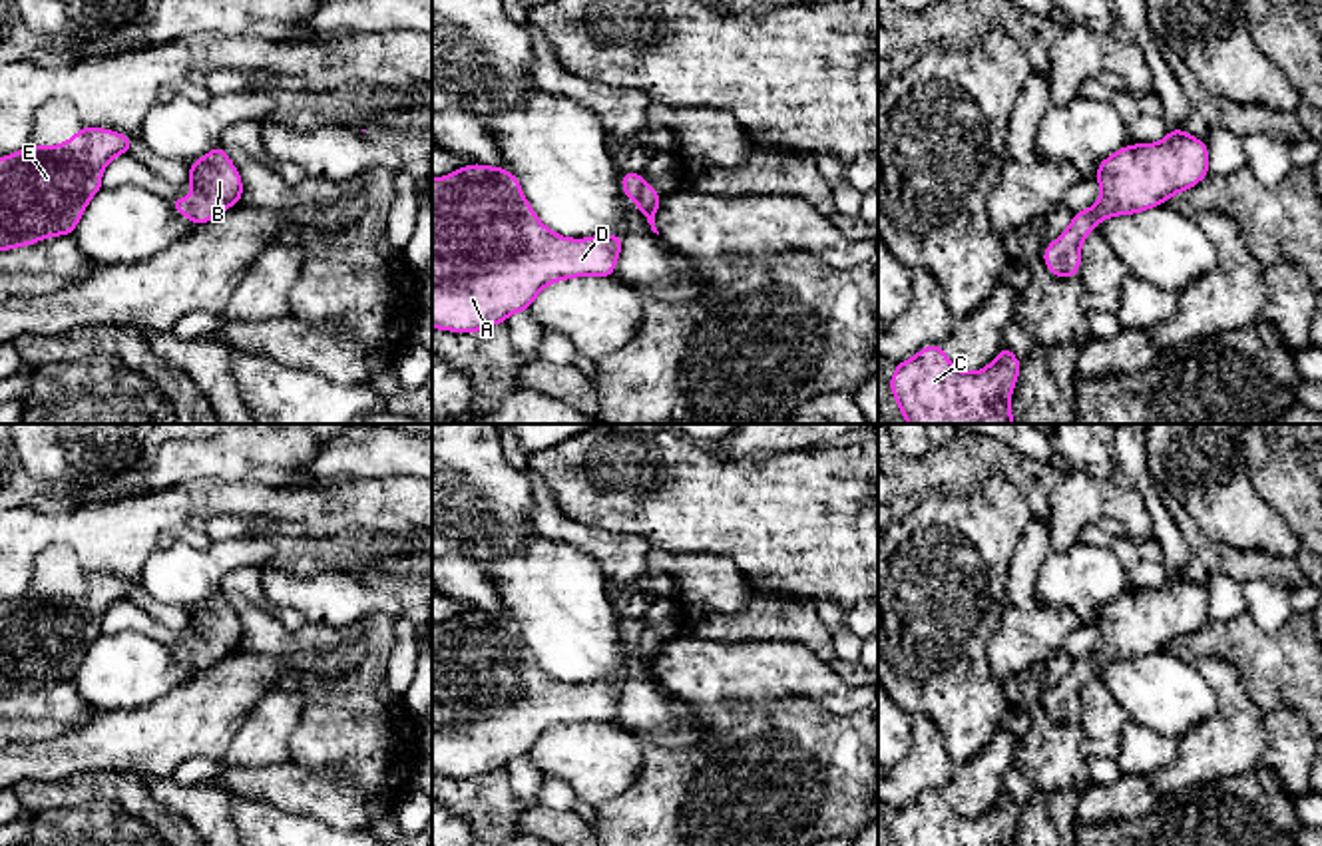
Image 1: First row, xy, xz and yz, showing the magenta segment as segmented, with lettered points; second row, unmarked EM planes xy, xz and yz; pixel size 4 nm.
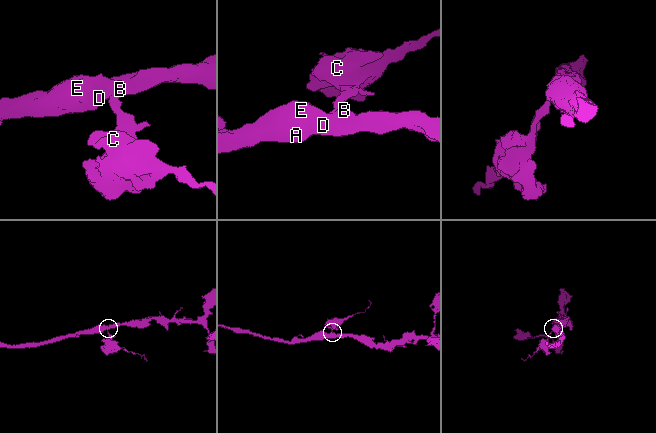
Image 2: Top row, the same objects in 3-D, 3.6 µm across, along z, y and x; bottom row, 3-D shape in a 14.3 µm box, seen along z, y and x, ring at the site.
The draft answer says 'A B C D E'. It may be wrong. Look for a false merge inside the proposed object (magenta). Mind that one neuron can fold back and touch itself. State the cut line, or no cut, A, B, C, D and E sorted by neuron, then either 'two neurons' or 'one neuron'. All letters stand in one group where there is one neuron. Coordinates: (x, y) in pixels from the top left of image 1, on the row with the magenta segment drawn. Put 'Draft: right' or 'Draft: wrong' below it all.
no cut | A B C D E | one neuron
Draft: right

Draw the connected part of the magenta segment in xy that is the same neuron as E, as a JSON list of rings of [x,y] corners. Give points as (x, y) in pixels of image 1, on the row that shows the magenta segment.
[[[82,127],[60,145],[28,145],[0,157],[0,251],[72,235],[104,167],[129,153],[133,137]]]

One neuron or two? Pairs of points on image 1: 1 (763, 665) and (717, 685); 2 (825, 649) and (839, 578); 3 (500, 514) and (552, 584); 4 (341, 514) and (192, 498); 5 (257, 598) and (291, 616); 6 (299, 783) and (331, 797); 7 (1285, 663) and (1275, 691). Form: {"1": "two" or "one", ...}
{"1": "one", "2": "two", "3": "two", "4": "one", "5": "one", "6": "one", "7": "one"}

